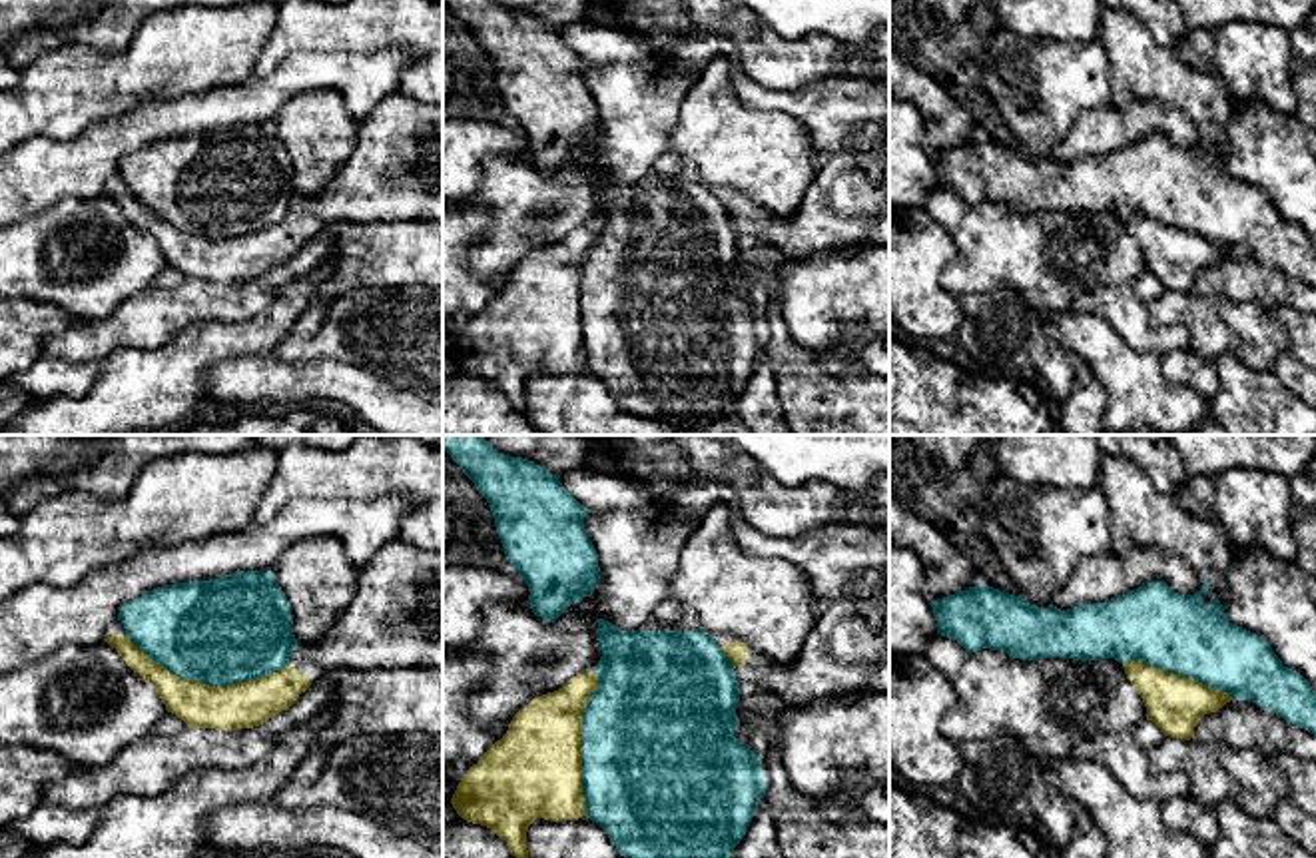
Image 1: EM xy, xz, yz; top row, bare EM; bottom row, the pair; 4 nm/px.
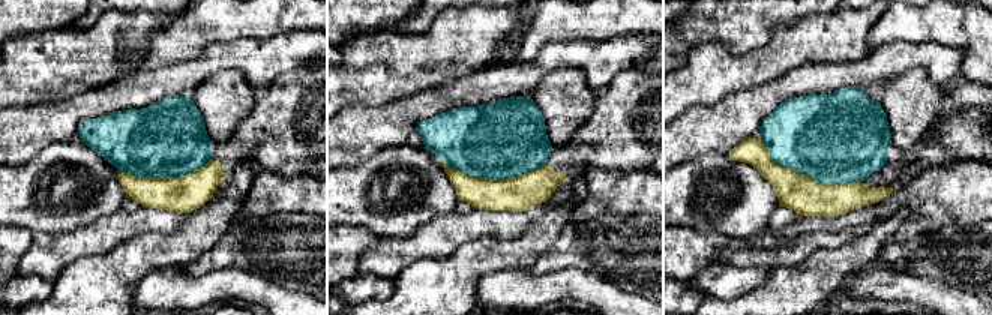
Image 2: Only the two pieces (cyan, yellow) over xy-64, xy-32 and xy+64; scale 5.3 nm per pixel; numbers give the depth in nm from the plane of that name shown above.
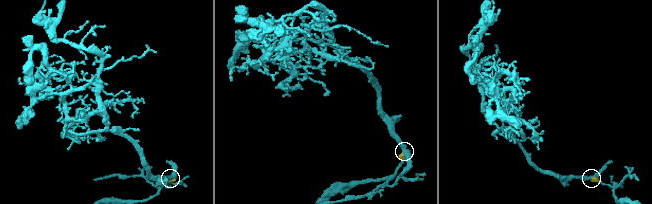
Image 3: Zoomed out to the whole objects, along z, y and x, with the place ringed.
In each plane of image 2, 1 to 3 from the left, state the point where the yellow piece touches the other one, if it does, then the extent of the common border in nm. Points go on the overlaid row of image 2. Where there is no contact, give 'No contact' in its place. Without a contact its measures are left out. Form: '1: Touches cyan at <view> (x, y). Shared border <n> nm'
1: Touches cyan at xy-64 (165, 176). Shared border 500 nm
2: Touches cyan at xy-32 (491, 179). Shared border 600 nm
3: Touches cyan at xy+64 (808, 174). Shared border 600 nm

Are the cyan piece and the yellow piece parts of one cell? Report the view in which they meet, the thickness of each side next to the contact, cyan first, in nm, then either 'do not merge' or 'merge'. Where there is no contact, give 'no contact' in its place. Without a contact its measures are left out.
meets cyan in xy; 440 nm thick on the cyan side, 190 nm on the other; do not merge

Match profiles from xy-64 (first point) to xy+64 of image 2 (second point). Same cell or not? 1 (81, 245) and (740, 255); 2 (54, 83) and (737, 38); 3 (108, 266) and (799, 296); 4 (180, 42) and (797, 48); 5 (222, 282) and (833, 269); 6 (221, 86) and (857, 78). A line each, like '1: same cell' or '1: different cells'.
1: same cell
2: different cells
3: same cell
4: different cells
5: different cells
6: different cells

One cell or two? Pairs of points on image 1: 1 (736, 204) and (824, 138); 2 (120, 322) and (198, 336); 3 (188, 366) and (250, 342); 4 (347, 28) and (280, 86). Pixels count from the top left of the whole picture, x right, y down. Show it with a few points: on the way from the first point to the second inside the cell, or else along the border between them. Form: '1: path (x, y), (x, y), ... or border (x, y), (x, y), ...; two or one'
1: border (858, 128), (842, 146), (818, 156); two
2: border (224, 320), (196, 320), (160, 346), (134, 348); two
3: path (204, 350), (212, 342), (234, 342); one
4: border (367, 52), (290, 52), (276, 68); two

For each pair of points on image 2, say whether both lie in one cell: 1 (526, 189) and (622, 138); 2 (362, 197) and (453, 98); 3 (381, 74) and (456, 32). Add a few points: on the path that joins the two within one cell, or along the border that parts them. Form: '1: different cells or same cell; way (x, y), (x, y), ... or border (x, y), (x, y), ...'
1: same cell; way (550, 176), (568, 158), (598, 150)
2: different cells; border (405, 143), (396, 147), (381, 147), (372, 155)
3: same cell; way (399, 63), (426, 60), (438, 50)

